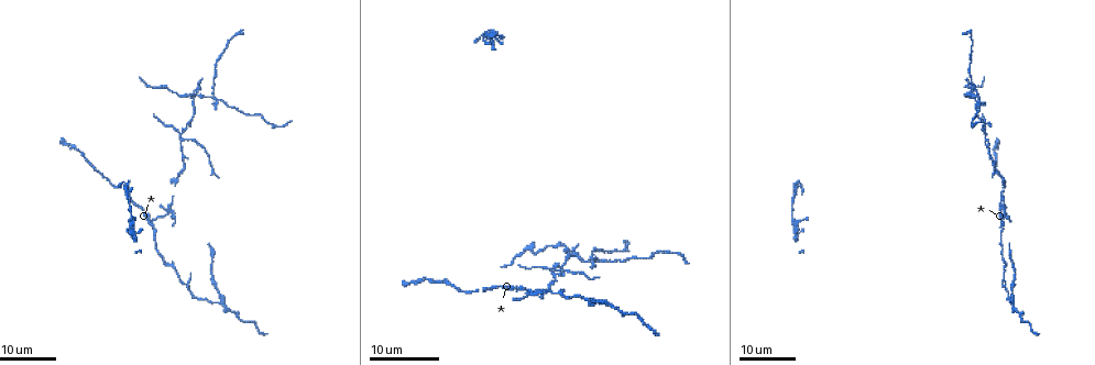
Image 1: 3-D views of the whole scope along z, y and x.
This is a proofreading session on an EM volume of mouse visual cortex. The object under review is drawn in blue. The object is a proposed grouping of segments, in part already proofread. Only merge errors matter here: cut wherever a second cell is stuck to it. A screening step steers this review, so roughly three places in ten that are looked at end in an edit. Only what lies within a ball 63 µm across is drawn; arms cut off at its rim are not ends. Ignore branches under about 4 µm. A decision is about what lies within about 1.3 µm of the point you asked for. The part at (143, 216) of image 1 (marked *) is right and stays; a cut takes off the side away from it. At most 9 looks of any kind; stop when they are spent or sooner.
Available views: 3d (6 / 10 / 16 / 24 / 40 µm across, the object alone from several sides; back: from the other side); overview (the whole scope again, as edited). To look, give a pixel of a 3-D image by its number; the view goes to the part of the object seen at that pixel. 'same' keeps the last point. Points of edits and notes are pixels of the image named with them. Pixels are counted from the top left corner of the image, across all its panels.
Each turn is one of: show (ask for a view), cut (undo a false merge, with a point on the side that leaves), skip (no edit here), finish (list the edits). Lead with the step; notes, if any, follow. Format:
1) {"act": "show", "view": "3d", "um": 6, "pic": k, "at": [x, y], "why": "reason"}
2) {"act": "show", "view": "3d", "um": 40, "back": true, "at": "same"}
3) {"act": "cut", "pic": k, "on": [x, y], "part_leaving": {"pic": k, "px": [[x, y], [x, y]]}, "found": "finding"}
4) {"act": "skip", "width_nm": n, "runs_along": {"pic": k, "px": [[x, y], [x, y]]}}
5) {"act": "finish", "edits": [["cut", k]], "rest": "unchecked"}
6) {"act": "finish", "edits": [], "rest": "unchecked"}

{"act": "show", "view": "3d", "um": 24, "pic": 1, "at": [1003, 211], "why": "four-way junction"}

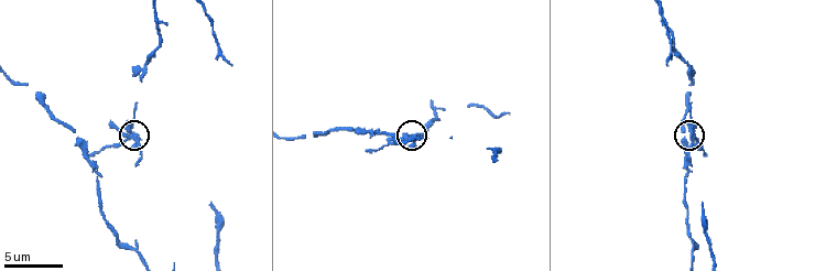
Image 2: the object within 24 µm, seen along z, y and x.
{"act": "show", "view": "3d", "um": 6, "pic": 2, "at": [133, 134]}

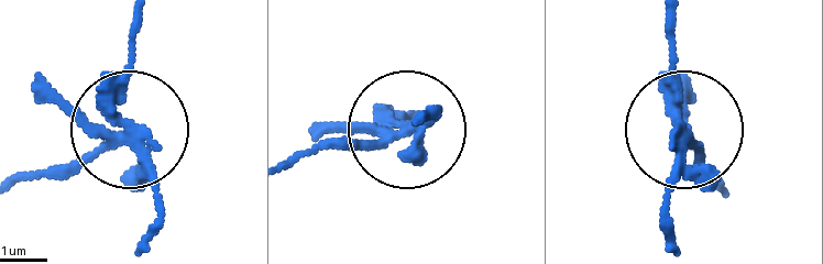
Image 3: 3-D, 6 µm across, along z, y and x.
{"act": "show", "view": "3d", "um": 6, "back": true, "pic": 3, "at": [682, 132]}

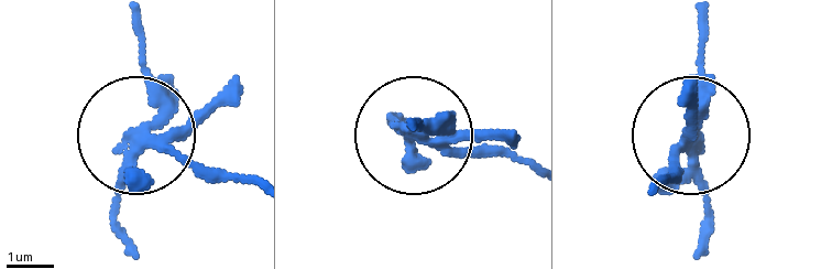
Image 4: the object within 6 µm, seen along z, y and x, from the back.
{"act": "cut", "pic": 4, "on": [207, 105], "arms": 4, "part_leaving": {"pic": 4, "px": [[155, 137], [245, 181]]}, "found": "a second cell is stuck on"}

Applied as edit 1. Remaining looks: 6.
{"act": "show", "view": "overview"}

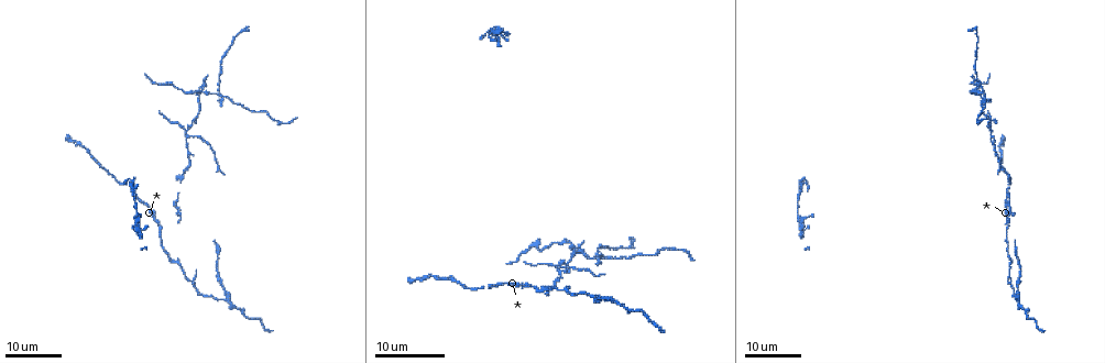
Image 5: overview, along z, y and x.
{"act": "show", "view": "3d", "um": 16, "pic": 5, "at": [570, 294], "why": "a narrow waist"}

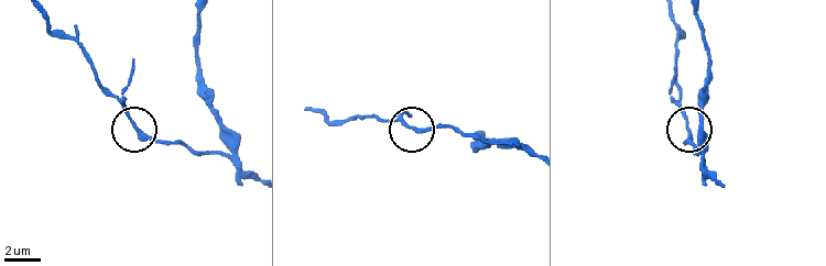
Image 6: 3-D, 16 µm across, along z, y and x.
{"act": "show", "view": "3d", "um": 10, "pic": 6, "at": [688, 121], "why": "closer look"}

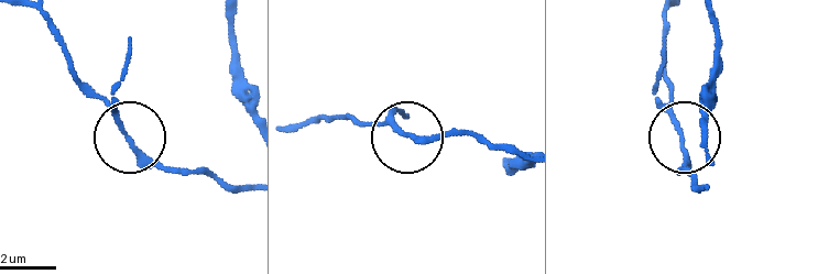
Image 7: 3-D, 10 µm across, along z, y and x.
{"act": "skip", "width_nm": 160, "runs_along": {"pic": 7, "px": [[42, 18], [120, 131], [156, 162], [182, 171]]}, "found": "continuous, no second cell"}

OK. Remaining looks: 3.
{"act": "show", "view": "3d", "um": 16, "pic": 5, "at": [229, 296], "why": "side arm on a straight run"}

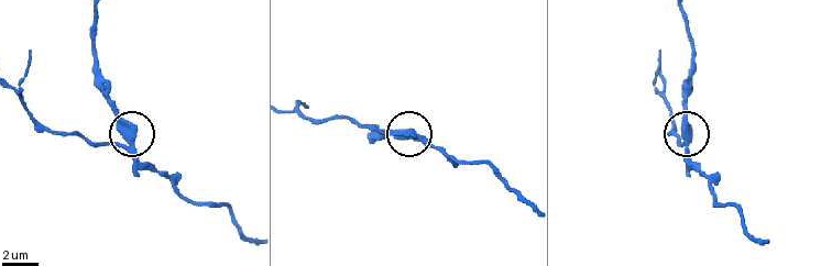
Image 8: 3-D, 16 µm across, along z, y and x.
{"act": "show", "view": "3d", "um": 10, "pic": 8, "at": [134, 141], "why": "closer look"}

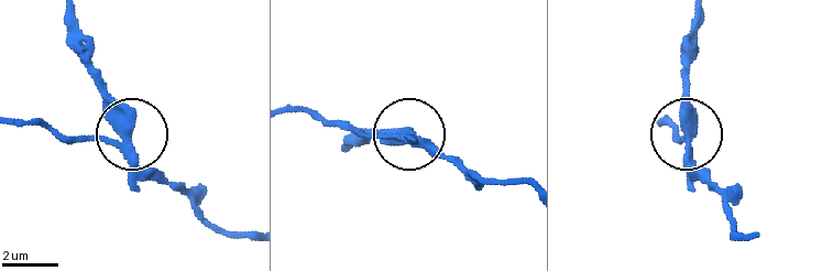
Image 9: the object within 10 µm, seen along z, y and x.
{"act": "cut", "pic": 9, "on": [117, 122], "side_arm_um": 11, "arms": 3, "found": "two cells meet here"}

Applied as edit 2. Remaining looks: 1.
{"act": "show", "view": "3d", "um": 10, "pic": 2, "at": [690, 79], "why": "calibre changes"}

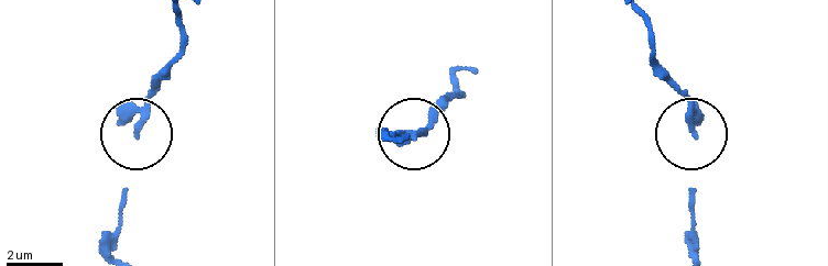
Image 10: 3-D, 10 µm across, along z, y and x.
{"act": "skip", "found": "all the same cell"}

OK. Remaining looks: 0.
{"act": "finish", "edits": [["cut", 4], ["cut", 9]], "rest": "unchecked"}

